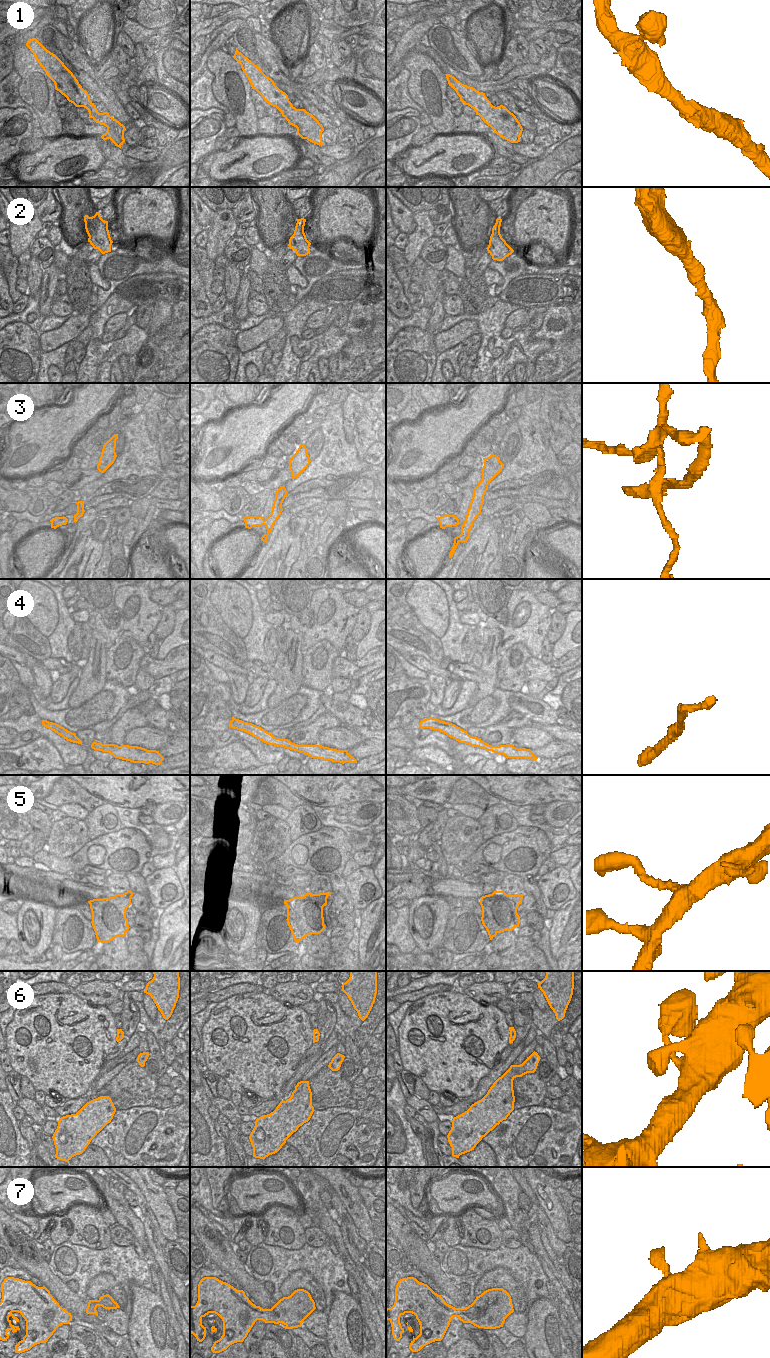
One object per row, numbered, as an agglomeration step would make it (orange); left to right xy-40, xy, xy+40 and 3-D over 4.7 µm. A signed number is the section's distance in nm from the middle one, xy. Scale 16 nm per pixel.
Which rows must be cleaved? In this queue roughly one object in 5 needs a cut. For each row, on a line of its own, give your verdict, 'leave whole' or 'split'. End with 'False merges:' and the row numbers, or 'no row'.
1: leave whole
2: leave whole
3: split
4: leave whole
5: leave whole
6: leave whole
7: leave whole
False merges: 3

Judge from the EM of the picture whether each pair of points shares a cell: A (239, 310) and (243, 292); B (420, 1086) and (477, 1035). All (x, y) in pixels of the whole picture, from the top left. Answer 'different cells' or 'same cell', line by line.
A: same cell
B: different cells

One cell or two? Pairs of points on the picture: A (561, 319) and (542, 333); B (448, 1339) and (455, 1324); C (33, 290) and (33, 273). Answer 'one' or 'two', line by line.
A: one
B: one
C: one

